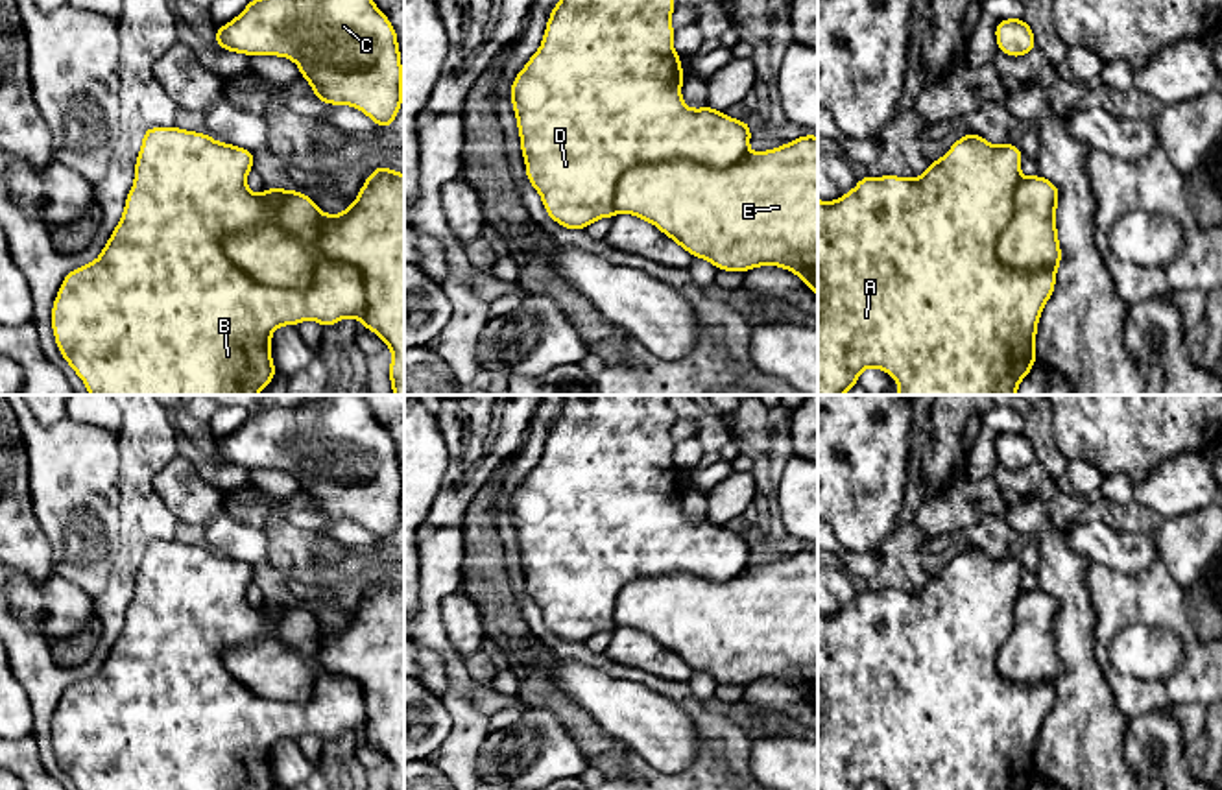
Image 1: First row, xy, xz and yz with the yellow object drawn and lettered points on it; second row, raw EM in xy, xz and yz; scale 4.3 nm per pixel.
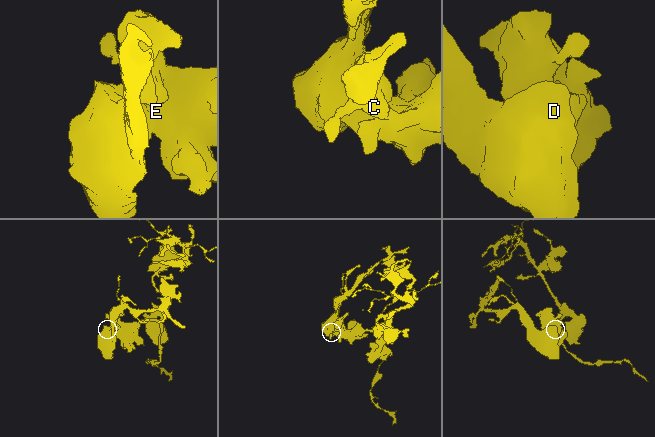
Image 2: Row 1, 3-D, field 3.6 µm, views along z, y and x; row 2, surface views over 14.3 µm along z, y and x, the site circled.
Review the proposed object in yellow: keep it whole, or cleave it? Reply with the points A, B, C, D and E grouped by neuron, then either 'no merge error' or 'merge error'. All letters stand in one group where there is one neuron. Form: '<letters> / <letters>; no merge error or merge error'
A B C D E; no merge error

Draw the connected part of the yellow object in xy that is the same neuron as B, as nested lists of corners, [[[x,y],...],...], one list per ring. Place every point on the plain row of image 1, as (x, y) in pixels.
[[[175,539],[144,543],[135,576],[135,596],[118,639],[94,676],[72,683],[63,692],[52,720],[57,762],[78,790],[275,790],[271,746],[277,740],[297,740],[301,735],[312,733],[325,742],[345,731],[358,731],[362,740],[378,748],[393,766],[389,790],[404,790],[404,587],[393,585],[386,578],[378,580],[367,589],[347,624],[323,628],[312,611],[294,602],[266,602],[255,609],[246,596],[253,576],[255,565],[218,556],[207,546],[185,545]]]

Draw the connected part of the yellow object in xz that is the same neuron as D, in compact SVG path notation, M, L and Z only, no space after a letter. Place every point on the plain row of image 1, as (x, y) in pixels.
M567 395L565 406L561 413L554 419L550 425L550 432L545 441L545 450L539 460L539 463L528 473L524 482L515 489L511 497L511 517L513 517L513 526L517 530L517 543L521 548L521 567L524 569L526 576L526 592L532 596L532 600L539 605L543 613L543 620L546 628L559 637L561 640L567 640L570 644L580 644L589 640L593 635L600 631L615 631L618 626L628 626L631 629L639 629L644 635L653 637L663 648L672 652L677 659L681 659L685 664L689 664L694 672L705 672L711 677L716 679L716 683L722 685L749 685L759 679L779 679L785 681L792 687L796 687L810 703L814 709L818 709L818 550L814 548L803 548L788 557L783 557L773 563L751 567L749 565L749 552L751 552L751 541L749 535L735 533L727 530L722 524L716 524L713 521L701 521L701 522L690 522L683 517L681 511L681 497L685 495L685 487L681 485L681 469L674 465L674 439L670 436L670 428L676 423L676 413L670 406L670 397L672 395Z

